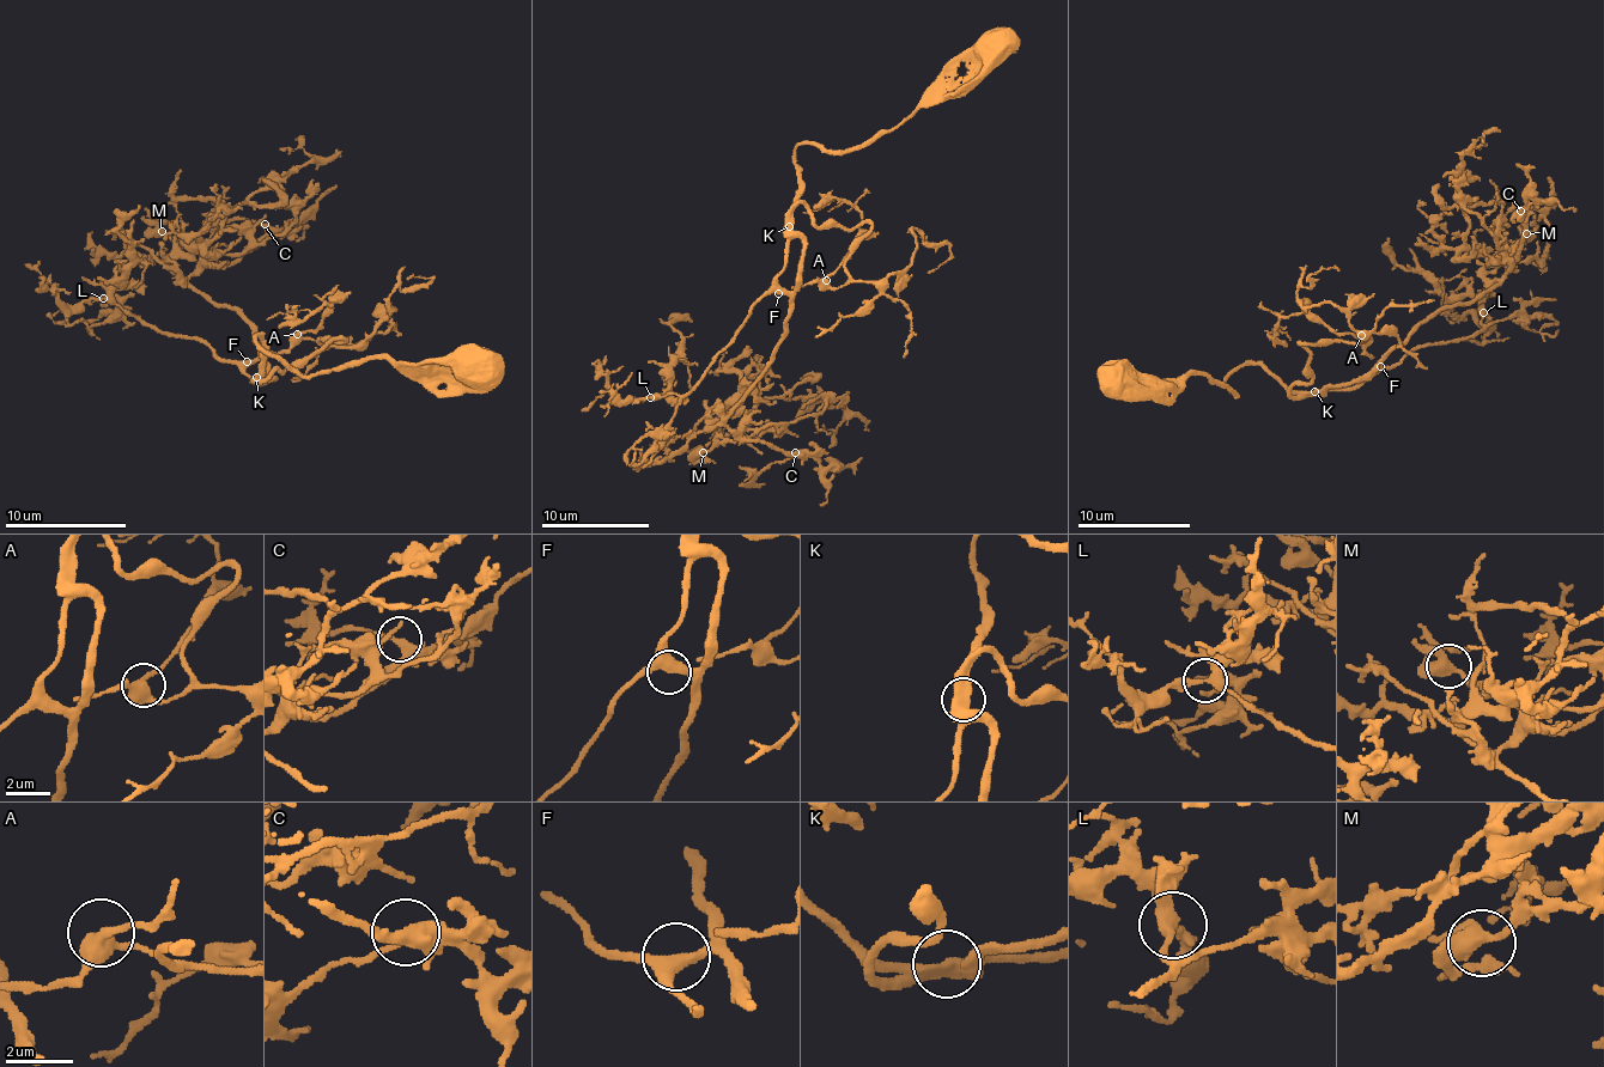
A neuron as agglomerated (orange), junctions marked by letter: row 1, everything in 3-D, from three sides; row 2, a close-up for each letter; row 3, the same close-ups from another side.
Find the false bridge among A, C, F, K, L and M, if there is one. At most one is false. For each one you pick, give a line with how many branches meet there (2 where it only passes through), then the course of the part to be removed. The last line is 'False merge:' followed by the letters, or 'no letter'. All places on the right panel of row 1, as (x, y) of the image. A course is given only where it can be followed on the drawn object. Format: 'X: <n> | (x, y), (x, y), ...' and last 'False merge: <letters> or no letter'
False merge: no letter

